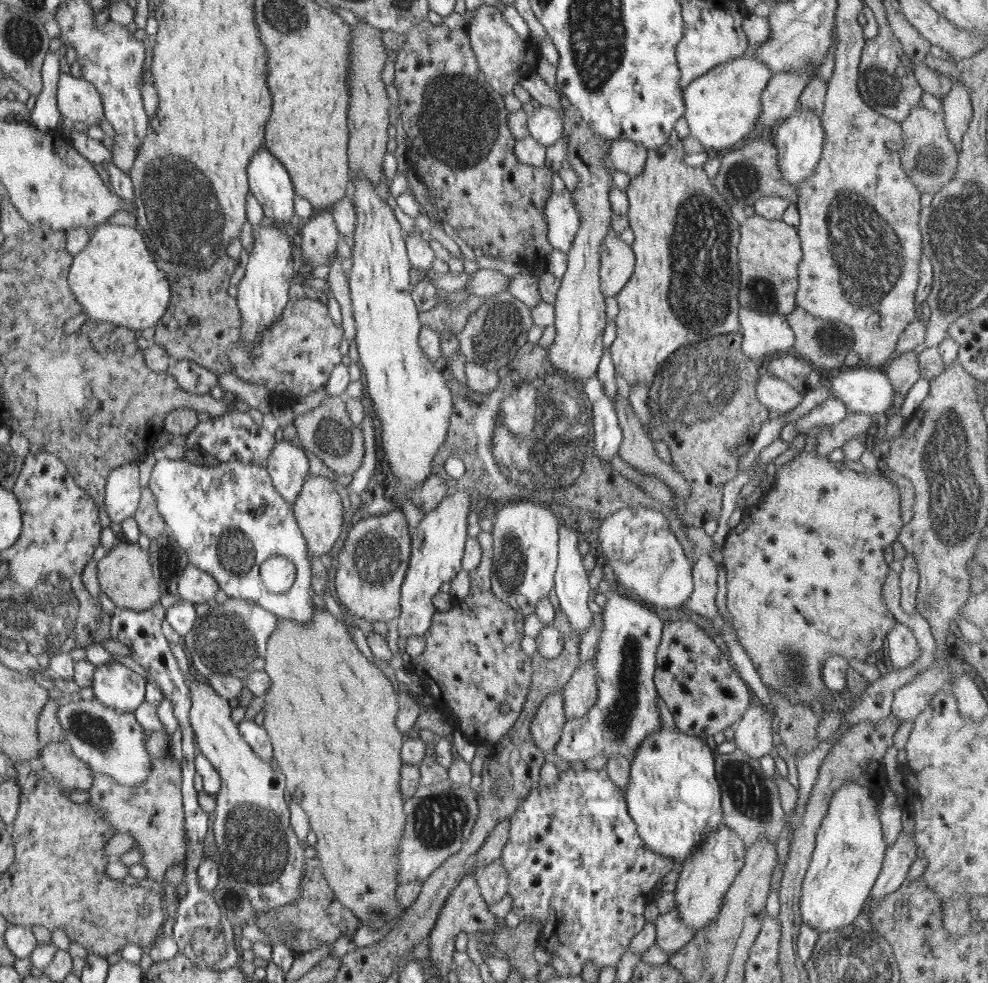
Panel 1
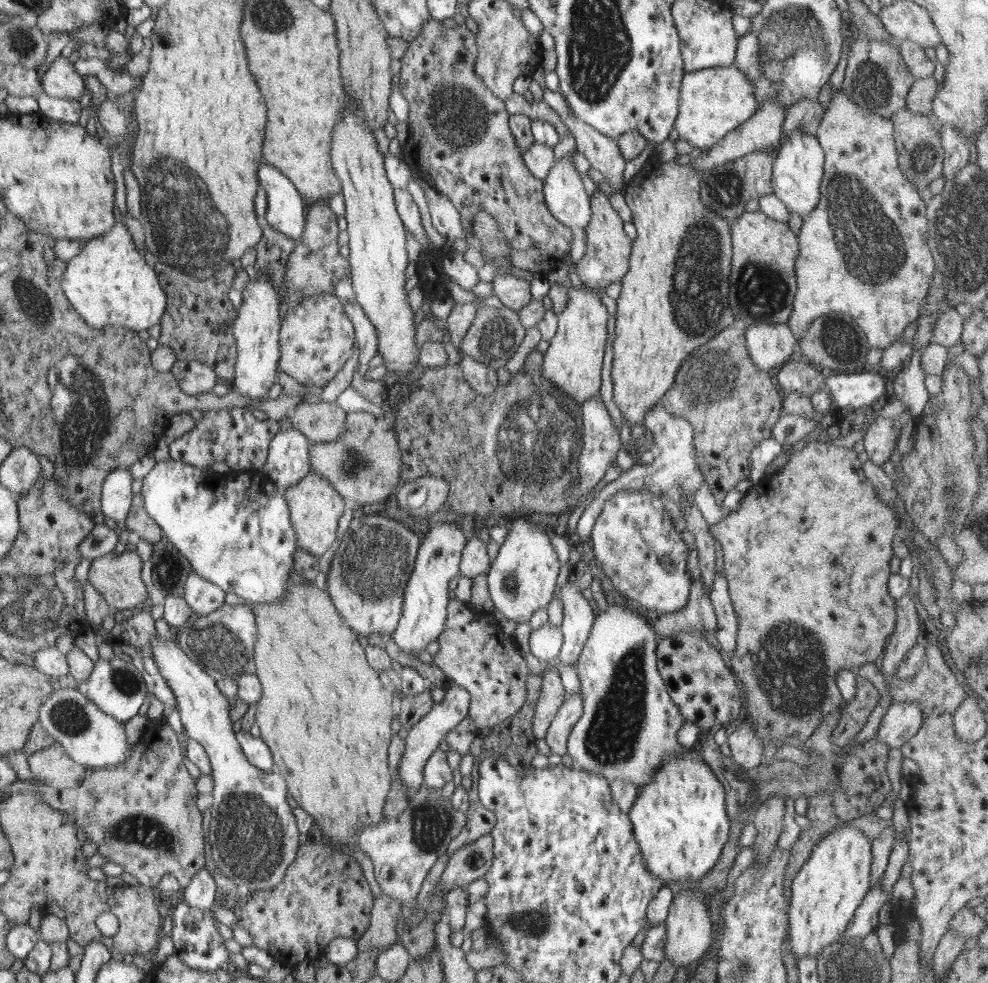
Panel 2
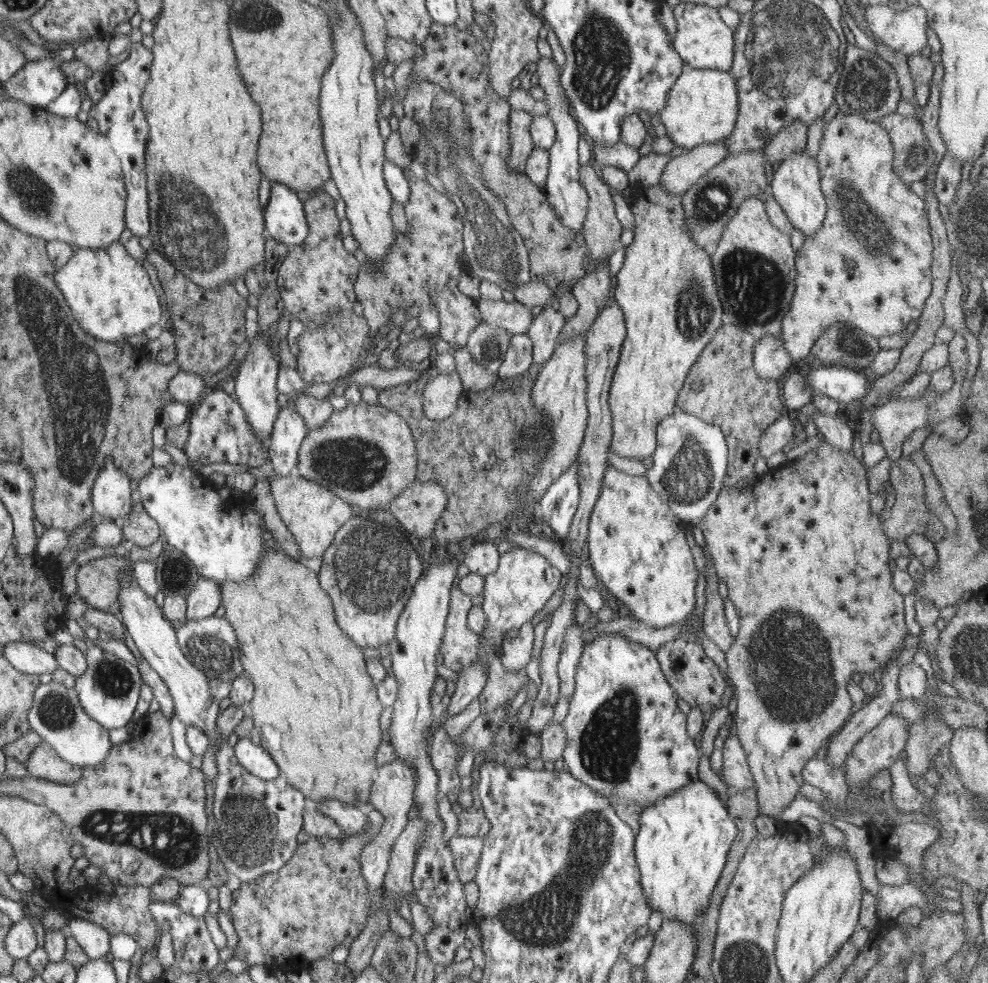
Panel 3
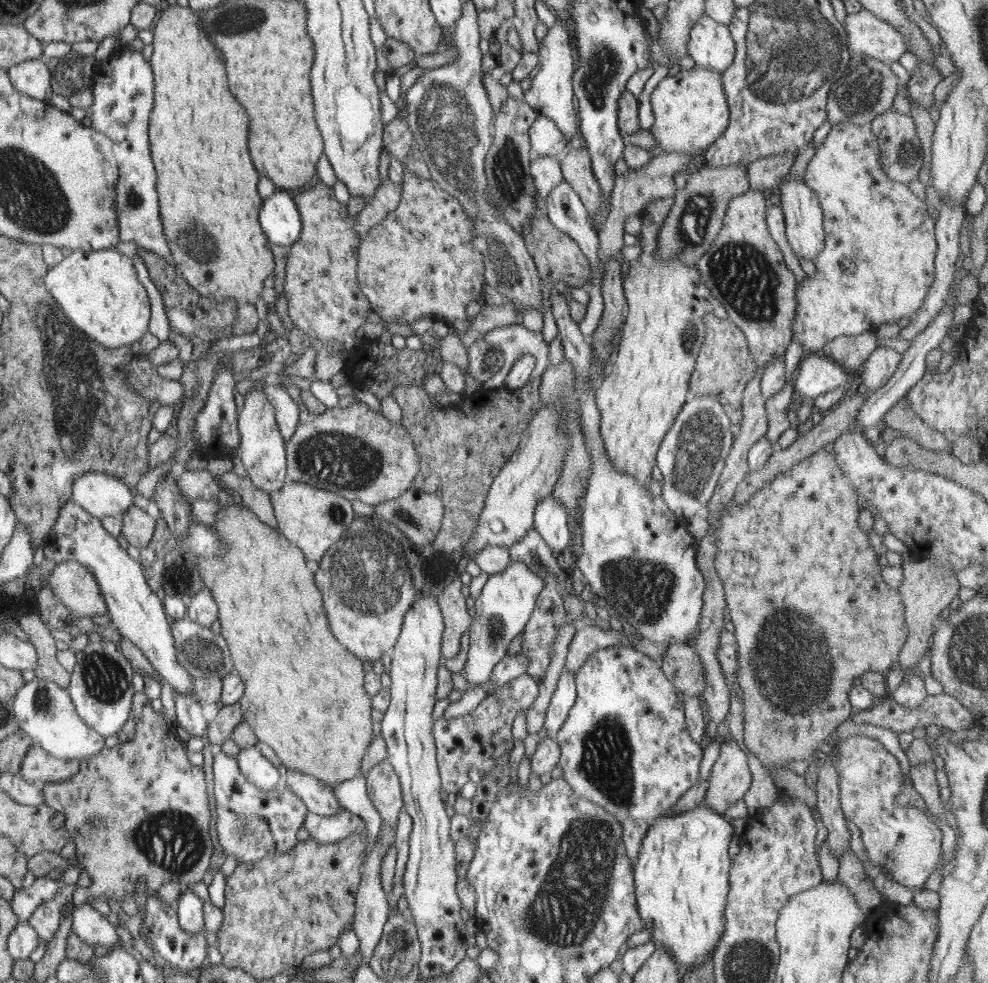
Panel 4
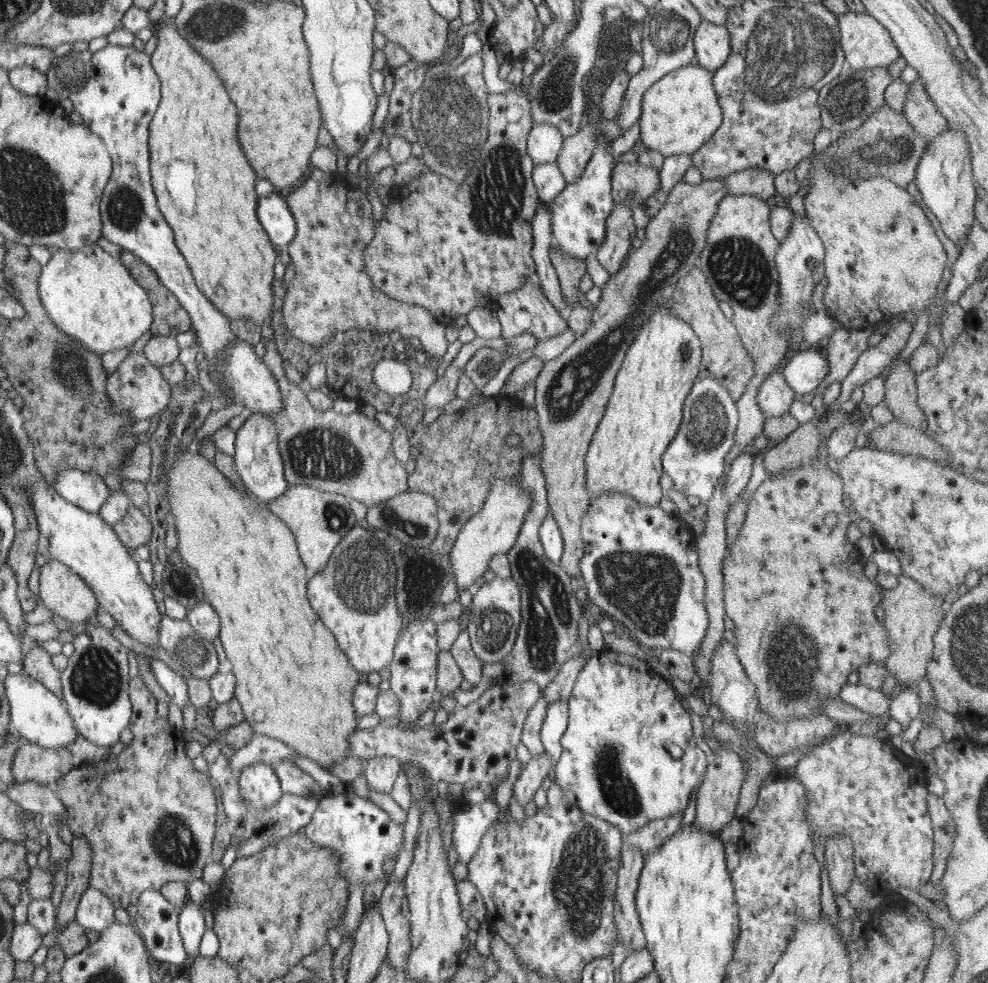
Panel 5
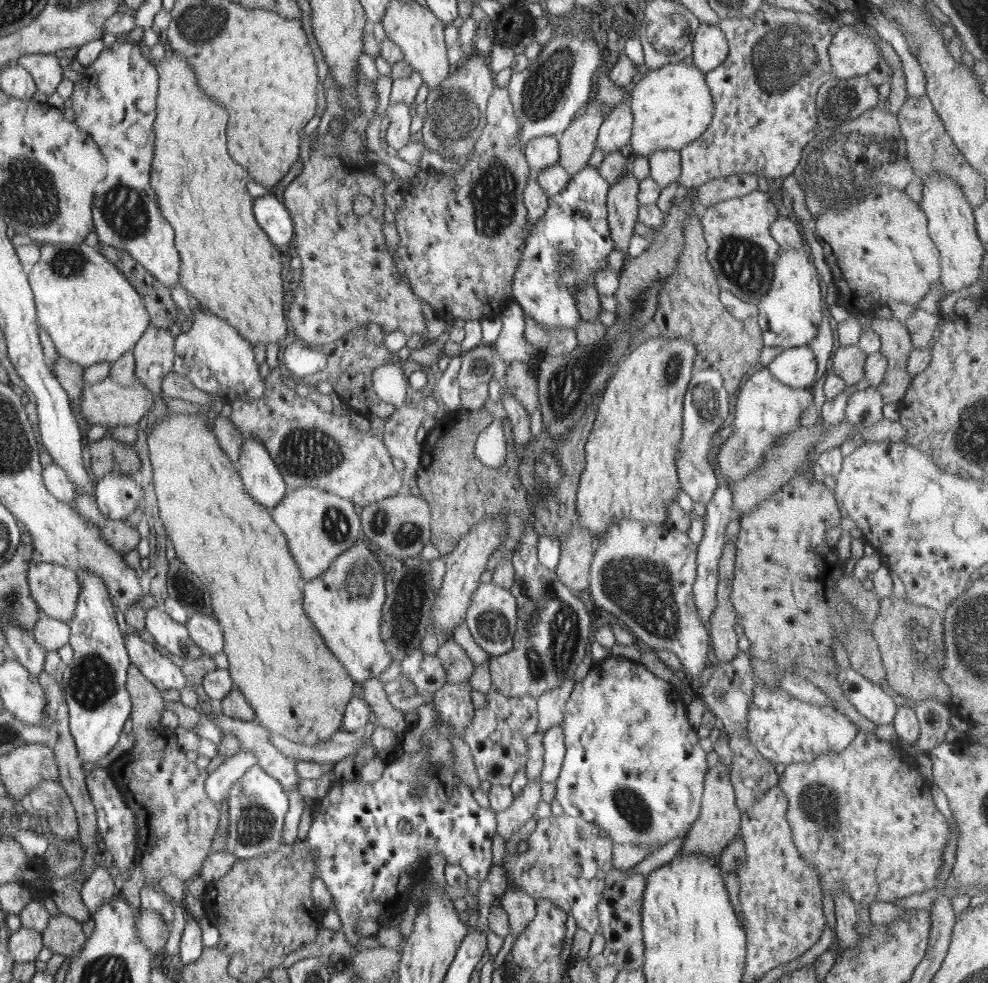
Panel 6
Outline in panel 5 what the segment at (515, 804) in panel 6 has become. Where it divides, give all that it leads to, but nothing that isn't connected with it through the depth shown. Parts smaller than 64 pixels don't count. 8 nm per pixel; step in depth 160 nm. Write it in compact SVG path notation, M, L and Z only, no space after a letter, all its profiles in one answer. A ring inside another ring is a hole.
M543 752L540 756L534 756L522 768L518 780L513 785L513 797L522 807L533 800L536 791L544 784L548 772L552 770L551 758Z

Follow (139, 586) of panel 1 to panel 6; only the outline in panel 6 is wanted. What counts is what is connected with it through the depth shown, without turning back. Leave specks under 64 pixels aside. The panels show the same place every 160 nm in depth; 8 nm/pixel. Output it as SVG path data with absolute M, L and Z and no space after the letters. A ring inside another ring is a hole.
M56 563L31 564L27 581L46 616L65 623L74 618L83 584L71 568Z

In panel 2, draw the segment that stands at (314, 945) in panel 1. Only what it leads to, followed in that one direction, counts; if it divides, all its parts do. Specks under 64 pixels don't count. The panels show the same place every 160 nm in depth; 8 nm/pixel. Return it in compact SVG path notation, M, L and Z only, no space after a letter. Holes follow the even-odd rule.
M310 840L299 846L295 862L287 869L284 880L278 886L264 891L254 891L241 897L233 912L238 917L238 924L252 937L253 946L268 950L272 956L280 956L282 960L286 958L296 966L303 960L314 963L320 954L326 954L327 944L336 938L362 938L370 926L373 899L357 860L342 856L341 852Z

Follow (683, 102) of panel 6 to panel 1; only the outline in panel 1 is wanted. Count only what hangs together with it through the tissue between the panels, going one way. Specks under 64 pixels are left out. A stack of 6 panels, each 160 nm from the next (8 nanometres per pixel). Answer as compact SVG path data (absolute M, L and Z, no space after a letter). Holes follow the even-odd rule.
M750 50L743 56L711 68L683 90L685 118L689 136L701 142L710 153L741 145L755 129L762 112L762 91L773 77L764 60Z

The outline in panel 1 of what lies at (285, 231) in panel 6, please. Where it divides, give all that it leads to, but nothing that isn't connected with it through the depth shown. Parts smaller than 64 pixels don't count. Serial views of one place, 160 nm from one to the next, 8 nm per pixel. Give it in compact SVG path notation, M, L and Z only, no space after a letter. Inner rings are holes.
M260 148L248 164L252 194L262 205L265 218L274 224L292 222L294 189L286 168L272 156L270 149Z

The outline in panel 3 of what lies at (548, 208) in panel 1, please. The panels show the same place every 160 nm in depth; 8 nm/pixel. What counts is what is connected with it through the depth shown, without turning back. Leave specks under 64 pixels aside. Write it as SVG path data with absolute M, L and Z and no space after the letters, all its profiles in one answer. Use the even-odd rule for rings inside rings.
M540 57L536 62L535 74L538 76L538 86L545 92L546 103L550 107L549 117L555 124L555 141L549 148L549 171L546 184L542 188L549 205L554 209L559 221L566 227L580 231L585 223L589 196L584 185L579 181L579 151L578 151L578 121L572 114L569 100L561 87L561 72L563 67L558 66L553 58Z

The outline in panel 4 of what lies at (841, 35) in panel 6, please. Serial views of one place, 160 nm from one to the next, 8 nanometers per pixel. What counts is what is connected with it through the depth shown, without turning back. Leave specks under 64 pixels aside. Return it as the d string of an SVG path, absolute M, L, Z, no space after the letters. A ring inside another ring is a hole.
M862 8L845 18L848 48L885 64L898 61L908 51L907 38L899 28Z

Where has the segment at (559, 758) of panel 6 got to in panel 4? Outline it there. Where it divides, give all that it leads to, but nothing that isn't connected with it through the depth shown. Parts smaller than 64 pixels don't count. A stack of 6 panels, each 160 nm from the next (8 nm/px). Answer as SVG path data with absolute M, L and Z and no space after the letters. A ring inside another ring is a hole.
M564 666L546 711L543 727L547 730L547 737L557 738L558 731L564 724L576 697L577 690L574 672L570 672Z

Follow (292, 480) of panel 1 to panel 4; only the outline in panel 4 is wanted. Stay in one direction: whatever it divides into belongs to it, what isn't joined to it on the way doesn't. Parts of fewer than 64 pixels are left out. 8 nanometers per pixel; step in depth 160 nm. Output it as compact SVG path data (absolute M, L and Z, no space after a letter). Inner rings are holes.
M258 381L256 387L262 388L263 392L266 392L267 399L274 405L279 432L285 442L290 442L299 421L300 404L289 395L283 384L265 386L264 381Z

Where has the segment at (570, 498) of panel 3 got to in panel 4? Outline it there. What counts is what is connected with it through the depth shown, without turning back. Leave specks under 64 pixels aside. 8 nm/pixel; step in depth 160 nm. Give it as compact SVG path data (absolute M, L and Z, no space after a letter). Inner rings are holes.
M551 494L536 507L533 528L538 531L555 555L568 547L571 542L565 506Z

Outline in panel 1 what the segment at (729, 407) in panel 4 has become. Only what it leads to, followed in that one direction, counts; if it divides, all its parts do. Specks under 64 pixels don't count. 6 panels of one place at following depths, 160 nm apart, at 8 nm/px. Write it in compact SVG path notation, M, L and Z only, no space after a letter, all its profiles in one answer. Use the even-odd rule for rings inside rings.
M739 330L681 347L668 358L655 376L654 383L648 387L647 405L653 412L653 424L650 424L648 434L653 442L668 445L668 456L672 457L672 464L676 464L678 472L691 485L690 499L677 497L673 489L680 520L686 527L698 528L708 519L718 518L723 505L724 485L739 473L738 464L752 449L762 422L767 424L773 415L758 400L757 392L753 389L762 365L741 350L742 338Z

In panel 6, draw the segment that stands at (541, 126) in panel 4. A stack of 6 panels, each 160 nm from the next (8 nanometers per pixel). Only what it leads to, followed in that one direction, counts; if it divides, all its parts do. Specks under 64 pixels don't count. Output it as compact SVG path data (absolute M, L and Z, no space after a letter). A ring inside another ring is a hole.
M537 136L527 142L523 152L532 171L537 172L550 168L559 161L558 136Z

